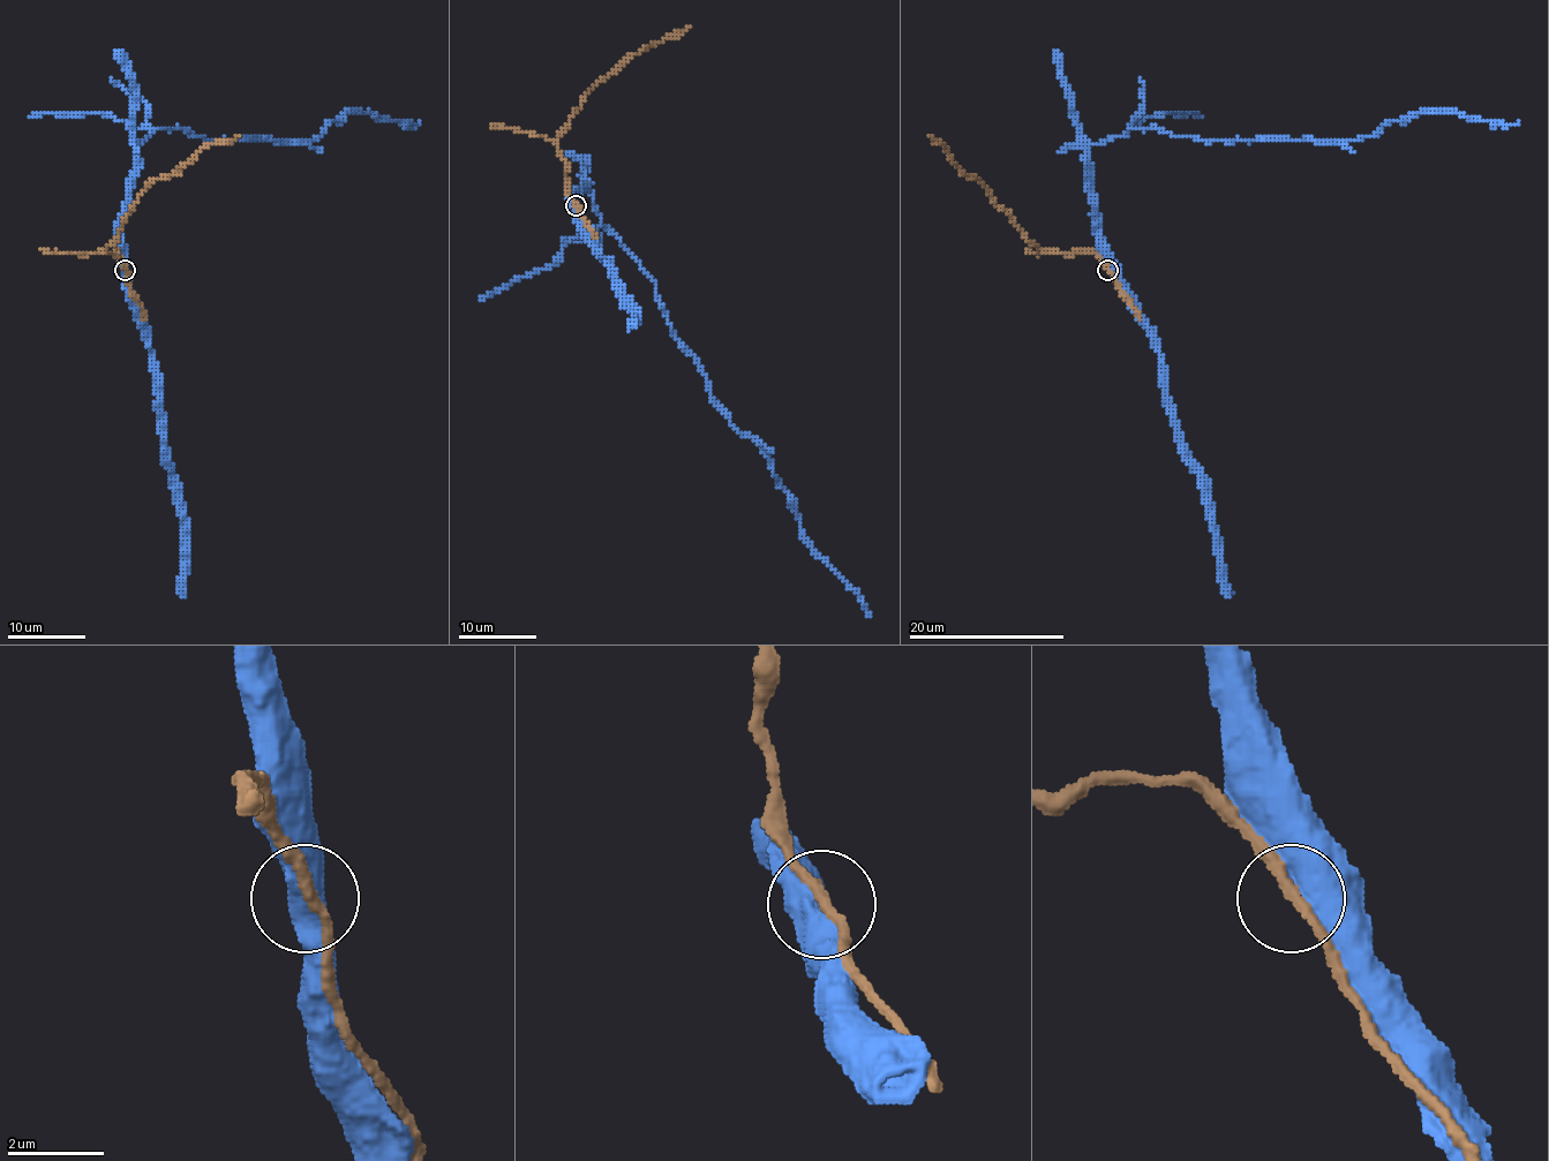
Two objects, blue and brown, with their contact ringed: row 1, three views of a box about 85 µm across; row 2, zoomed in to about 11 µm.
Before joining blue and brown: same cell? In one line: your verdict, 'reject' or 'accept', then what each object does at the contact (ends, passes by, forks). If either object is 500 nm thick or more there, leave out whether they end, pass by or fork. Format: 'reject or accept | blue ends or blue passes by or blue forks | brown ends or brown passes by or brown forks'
accept

